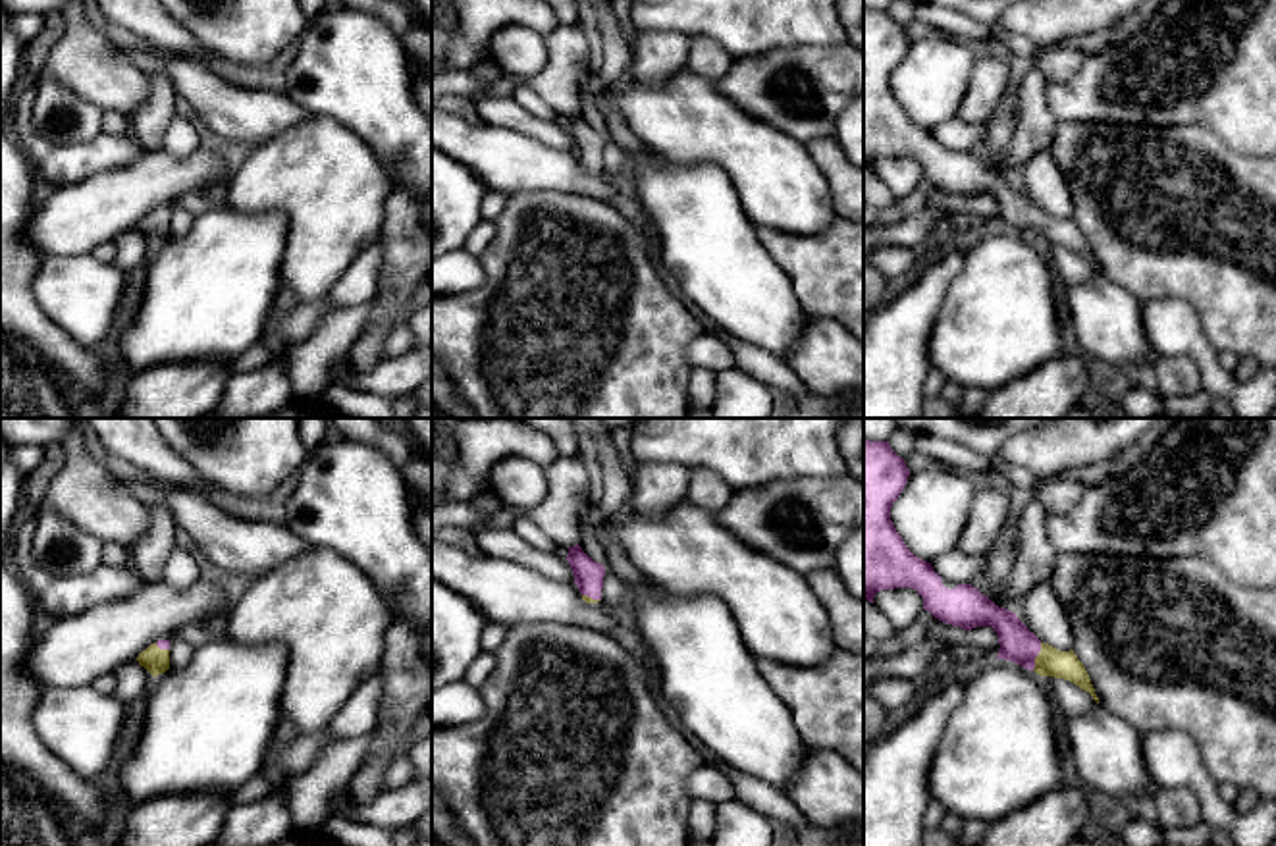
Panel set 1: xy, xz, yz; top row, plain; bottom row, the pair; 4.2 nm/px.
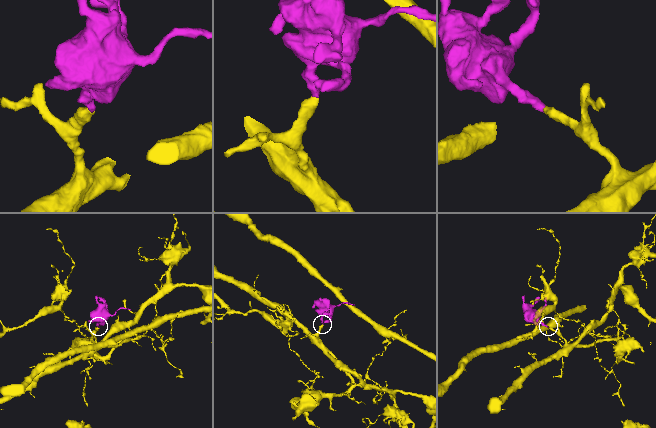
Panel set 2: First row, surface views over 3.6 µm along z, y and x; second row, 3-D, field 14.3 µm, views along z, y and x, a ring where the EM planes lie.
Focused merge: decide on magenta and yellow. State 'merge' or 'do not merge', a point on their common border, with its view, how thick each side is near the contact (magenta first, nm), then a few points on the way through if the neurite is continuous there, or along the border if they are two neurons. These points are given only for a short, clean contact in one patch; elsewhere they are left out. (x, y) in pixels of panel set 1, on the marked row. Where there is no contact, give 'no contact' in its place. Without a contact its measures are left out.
merge; meets magenta in yz at (1037, 654); 150 nm thick on the magenta side, 120 nm on the other; runs through yz (1018, 644), (1037, 654), (1051, 661)

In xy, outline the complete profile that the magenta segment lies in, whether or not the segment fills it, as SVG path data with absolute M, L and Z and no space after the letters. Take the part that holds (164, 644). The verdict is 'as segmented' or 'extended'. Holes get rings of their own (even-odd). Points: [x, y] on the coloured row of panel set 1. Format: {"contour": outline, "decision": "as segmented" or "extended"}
{"contour": "M158 640L150 644L137 657L139 665L145 667L152 676L158 676L170 669L170 640Z", "decision": "extended"}

